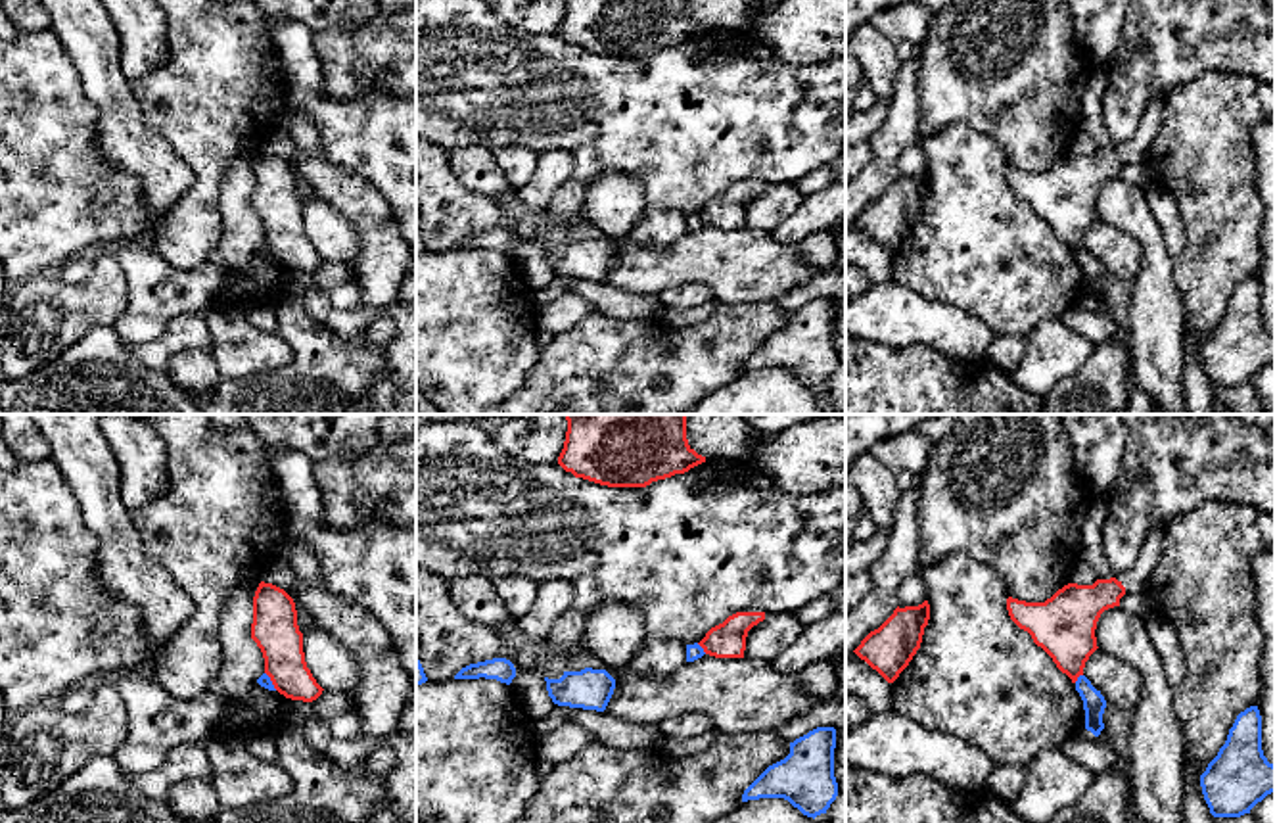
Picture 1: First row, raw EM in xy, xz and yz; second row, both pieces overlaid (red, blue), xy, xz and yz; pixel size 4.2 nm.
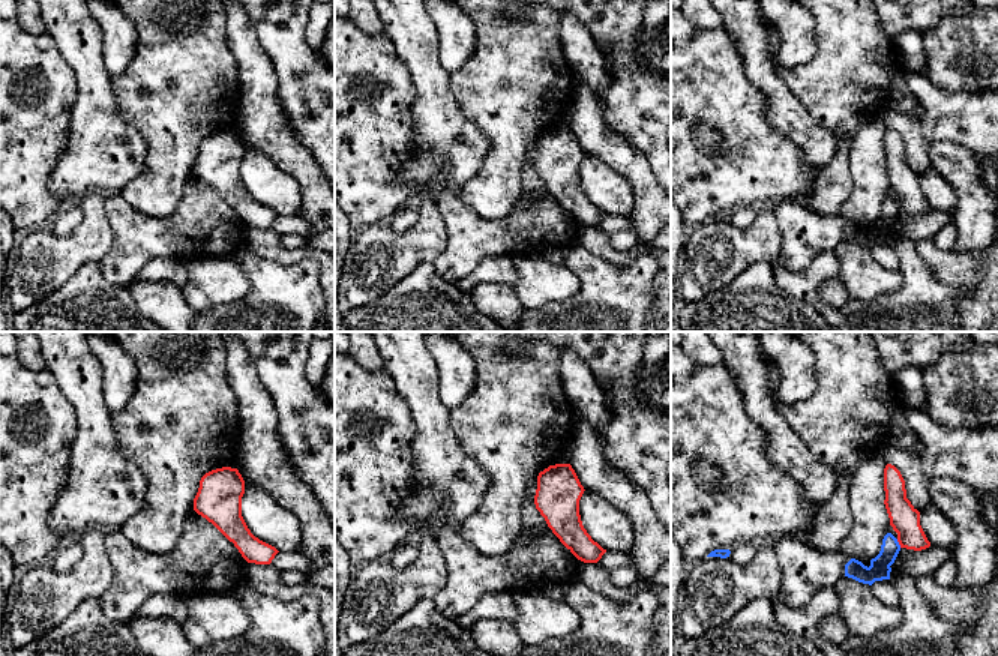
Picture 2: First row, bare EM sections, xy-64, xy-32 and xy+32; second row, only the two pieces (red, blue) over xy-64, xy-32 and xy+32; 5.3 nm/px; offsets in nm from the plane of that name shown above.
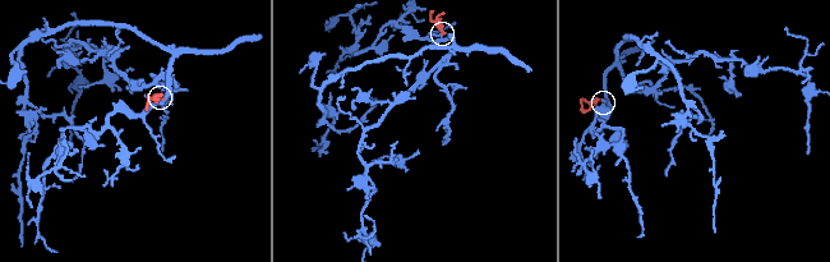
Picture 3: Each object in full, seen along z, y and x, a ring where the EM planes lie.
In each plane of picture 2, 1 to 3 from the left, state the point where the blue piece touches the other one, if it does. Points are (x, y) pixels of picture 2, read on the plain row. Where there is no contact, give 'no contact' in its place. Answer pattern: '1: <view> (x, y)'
1: no contact
2: no contact
3: xy+32 (899, 207)

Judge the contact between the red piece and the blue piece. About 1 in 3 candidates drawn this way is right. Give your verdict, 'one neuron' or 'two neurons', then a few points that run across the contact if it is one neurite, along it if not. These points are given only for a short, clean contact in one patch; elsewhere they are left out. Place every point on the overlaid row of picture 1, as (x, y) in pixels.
two neurons | xz (696, 643), (706, 653)

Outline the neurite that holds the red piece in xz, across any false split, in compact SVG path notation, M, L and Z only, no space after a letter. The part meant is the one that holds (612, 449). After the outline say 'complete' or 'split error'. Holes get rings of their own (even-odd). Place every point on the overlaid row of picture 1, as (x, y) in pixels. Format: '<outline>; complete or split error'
M566 414L558 464L608 487L646 487L706 462L686 439L686 414Z; complete

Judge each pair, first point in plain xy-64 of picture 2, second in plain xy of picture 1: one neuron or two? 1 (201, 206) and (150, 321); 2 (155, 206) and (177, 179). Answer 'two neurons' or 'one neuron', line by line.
1: one neuron
2: two neurons

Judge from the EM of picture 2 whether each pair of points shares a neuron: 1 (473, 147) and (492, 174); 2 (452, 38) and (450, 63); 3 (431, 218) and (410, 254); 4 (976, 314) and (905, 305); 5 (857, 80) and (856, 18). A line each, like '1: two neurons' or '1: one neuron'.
1: two neurons
2: one neuron
3: one neuron
4: one neuron
5: one neuron

